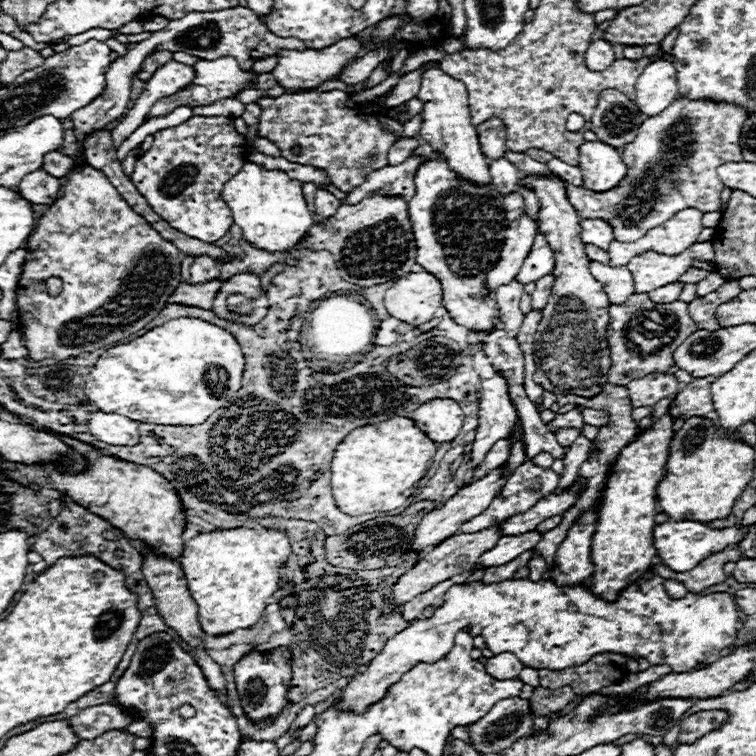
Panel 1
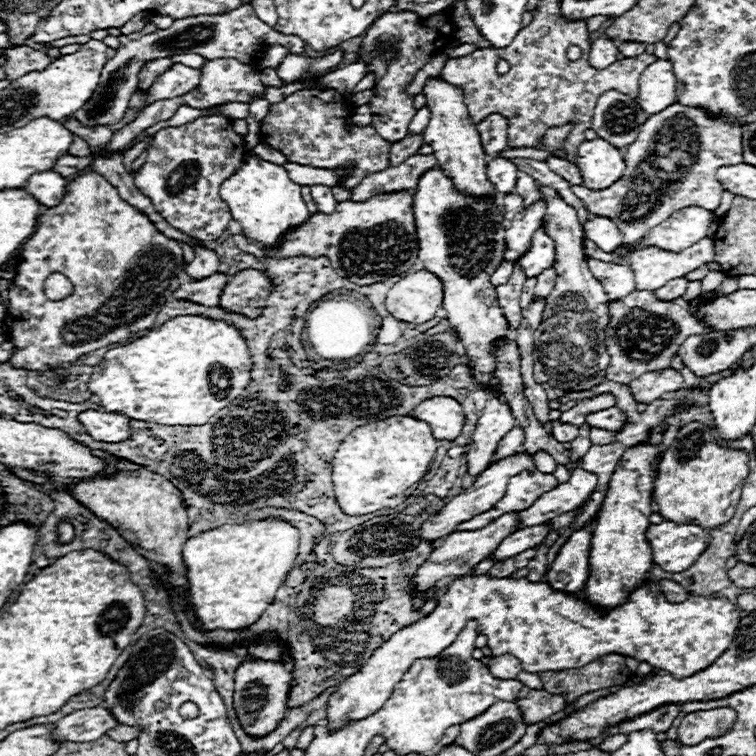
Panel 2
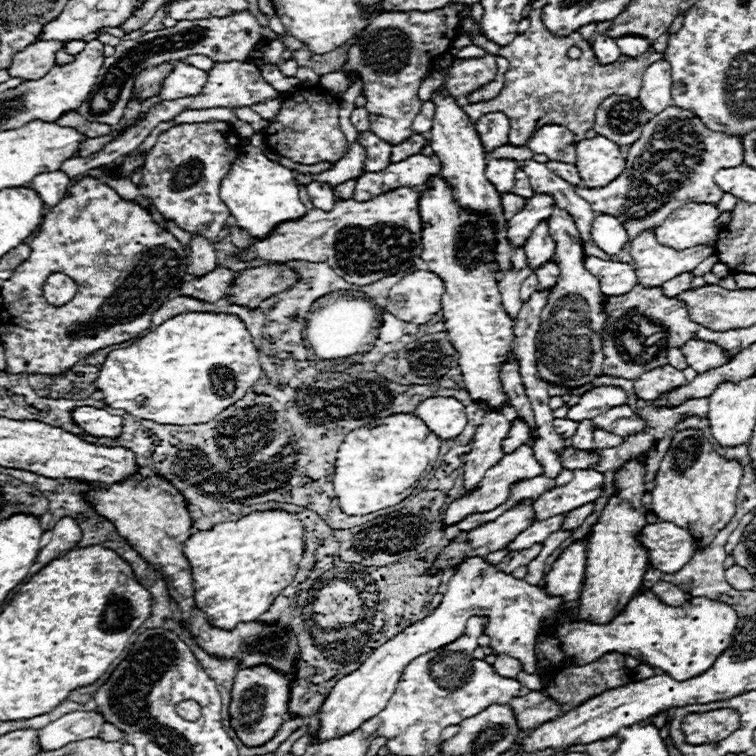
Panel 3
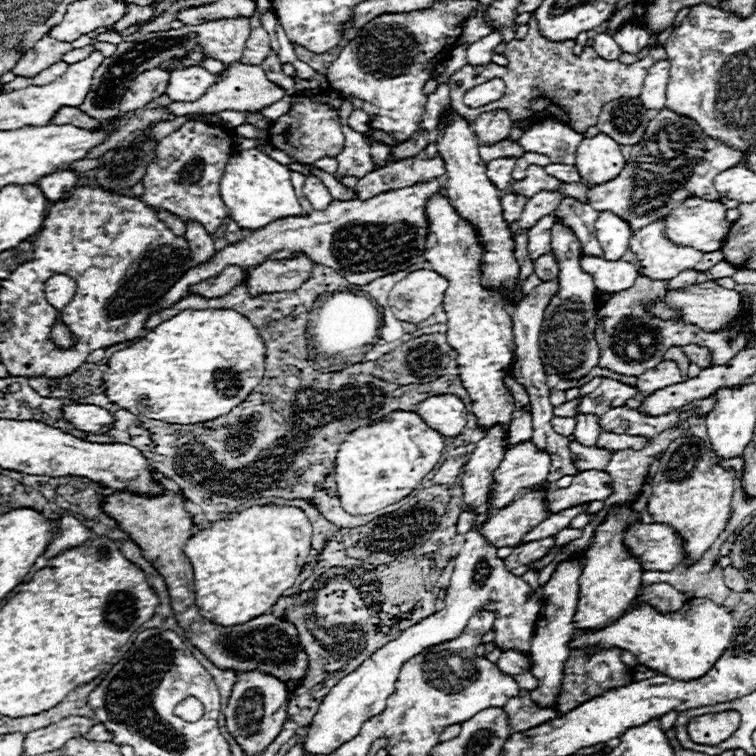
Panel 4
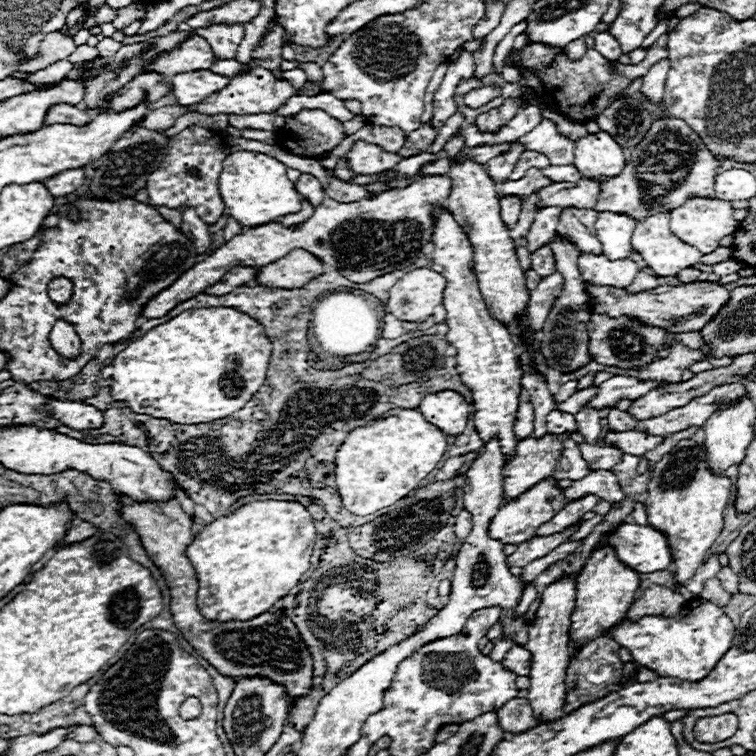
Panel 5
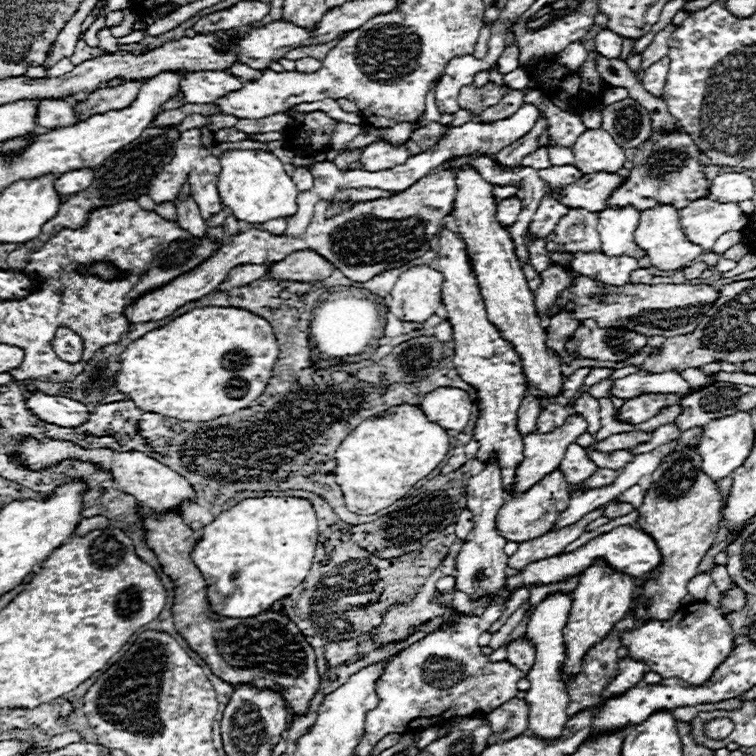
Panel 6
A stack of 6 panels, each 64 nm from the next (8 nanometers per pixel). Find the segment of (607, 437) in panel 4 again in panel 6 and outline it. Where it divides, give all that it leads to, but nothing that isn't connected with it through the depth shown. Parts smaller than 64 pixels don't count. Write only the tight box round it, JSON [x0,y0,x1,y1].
[630,424,680,456]

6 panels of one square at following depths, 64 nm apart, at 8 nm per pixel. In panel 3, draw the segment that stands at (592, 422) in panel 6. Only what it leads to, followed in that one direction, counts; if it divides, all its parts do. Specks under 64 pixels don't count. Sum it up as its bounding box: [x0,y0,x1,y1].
[570,420,594,450]

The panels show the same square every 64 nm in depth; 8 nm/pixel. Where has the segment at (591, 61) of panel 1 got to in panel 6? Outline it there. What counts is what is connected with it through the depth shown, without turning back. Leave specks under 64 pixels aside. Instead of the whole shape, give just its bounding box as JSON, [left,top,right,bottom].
[596,30,622,58]

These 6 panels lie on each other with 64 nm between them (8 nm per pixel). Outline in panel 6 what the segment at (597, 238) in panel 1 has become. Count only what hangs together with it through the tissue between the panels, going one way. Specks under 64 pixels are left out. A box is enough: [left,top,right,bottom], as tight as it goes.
[598,208,644,256]

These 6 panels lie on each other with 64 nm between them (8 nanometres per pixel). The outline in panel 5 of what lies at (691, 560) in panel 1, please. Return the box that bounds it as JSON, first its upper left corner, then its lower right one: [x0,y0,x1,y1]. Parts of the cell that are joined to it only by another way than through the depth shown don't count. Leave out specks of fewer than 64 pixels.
[608,524,672,574]

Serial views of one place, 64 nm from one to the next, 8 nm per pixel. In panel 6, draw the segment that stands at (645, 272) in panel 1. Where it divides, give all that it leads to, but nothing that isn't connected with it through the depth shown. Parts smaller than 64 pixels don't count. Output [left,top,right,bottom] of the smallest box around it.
[634,206,702,272]

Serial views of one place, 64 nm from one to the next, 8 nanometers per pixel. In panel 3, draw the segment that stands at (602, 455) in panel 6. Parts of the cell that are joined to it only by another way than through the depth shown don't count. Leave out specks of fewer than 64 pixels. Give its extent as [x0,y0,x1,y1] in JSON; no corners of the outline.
[560,448,598,470]

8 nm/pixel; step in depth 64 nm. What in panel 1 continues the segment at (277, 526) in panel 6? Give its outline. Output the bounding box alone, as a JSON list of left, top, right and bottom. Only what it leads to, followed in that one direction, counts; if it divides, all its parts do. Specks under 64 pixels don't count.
[180,528,290,636]

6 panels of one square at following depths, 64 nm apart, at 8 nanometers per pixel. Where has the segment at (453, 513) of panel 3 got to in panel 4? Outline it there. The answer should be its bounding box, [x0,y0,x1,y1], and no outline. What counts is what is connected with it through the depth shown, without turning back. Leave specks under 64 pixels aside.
[488,442,550,510]

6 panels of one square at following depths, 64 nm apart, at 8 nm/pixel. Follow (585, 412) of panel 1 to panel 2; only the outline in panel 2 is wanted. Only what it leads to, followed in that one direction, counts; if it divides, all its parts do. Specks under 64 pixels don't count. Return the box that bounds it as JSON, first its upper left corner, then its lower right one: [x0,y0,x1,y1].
[586,408,624,432]

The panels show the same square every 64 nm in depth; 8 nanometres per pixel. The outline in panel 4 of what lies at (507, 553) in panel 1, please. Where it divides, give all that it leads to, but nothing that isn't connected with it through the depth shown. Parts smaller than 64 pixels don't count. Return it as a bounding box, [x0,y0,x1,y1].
[520,506,586,544]

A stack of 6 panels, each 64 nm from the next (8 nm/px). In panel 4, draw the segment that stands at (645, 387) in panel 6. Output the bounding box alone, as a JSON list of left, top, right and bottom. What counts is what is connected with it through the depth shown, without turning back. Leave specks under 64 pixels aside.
[576,380,640,416]

